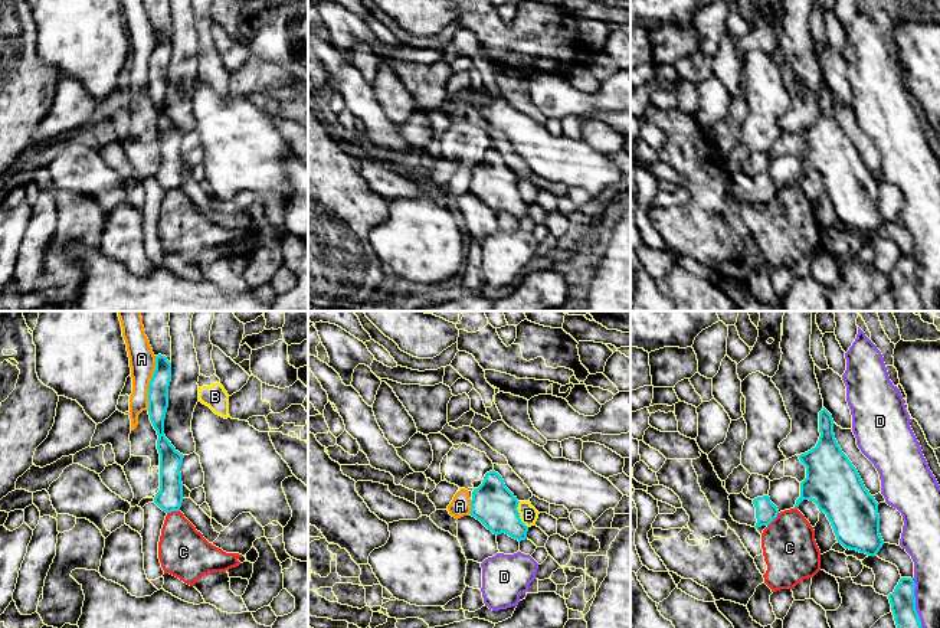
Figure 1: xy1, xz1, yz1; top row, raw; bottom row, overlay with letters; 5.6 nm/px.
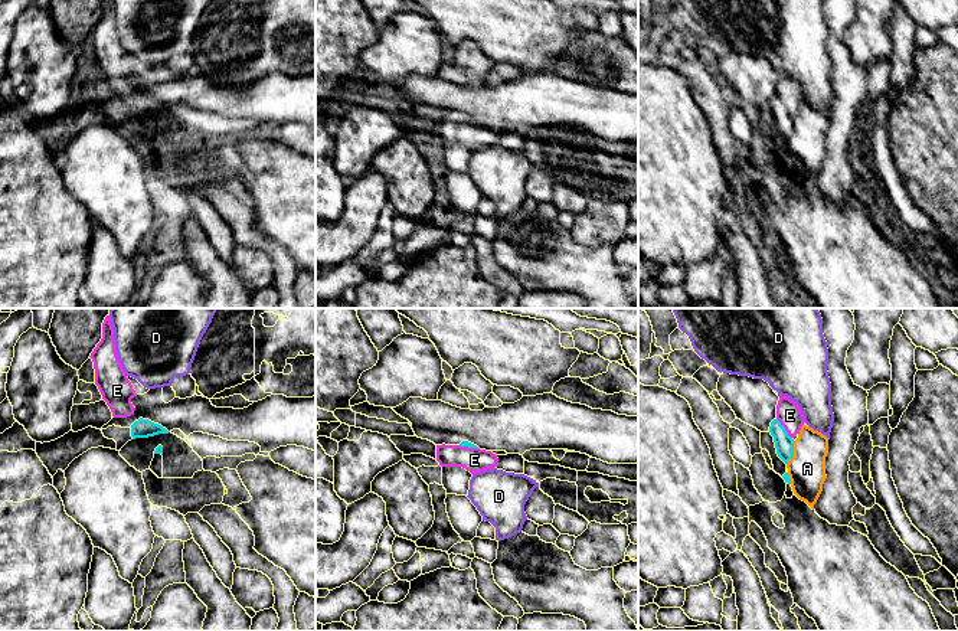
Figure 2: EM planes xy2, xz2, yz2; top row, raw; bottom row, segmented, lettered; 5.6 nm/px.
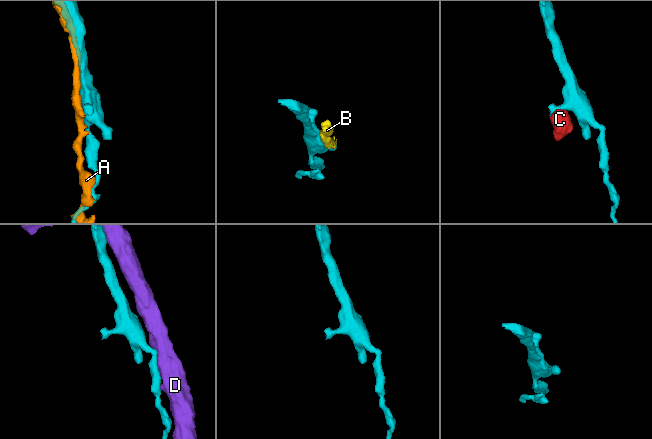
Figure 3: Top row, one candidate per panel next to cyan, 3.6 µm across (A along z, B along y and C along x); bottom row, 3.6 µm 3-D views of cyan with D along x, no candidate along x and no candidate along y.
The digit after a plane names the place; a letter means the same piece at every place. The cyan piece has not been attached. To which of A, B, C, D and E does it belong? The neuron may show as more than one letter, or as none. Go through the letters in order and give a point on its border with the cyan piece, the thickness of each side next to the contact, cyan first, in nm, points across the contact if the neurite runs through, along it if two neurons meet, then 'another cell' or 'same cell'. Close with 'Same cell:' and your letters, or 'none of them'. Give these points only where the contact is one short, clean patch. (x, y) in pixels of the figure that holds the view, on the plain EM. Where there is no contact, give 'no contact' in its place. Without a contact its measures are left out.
A: contact xy1 (150, 61); calibres 110 and 140 nm; another cell
B: contact xz1 (518, 192); calibres 240 and 100 nm; another cell
C: contact yz1 (773, 196); calibres 120 and 300 nm; border yz1 (779, 190), (767, 203); another cell
D: contact yz1 (914, 284); calibres 140 and 140 nm; another cell
E: contact yz2 (784, 105); calibres 110 and 140 nm; way yz2 (784, 121), (784, 105), (790, 92); same cell
Same cell: E

